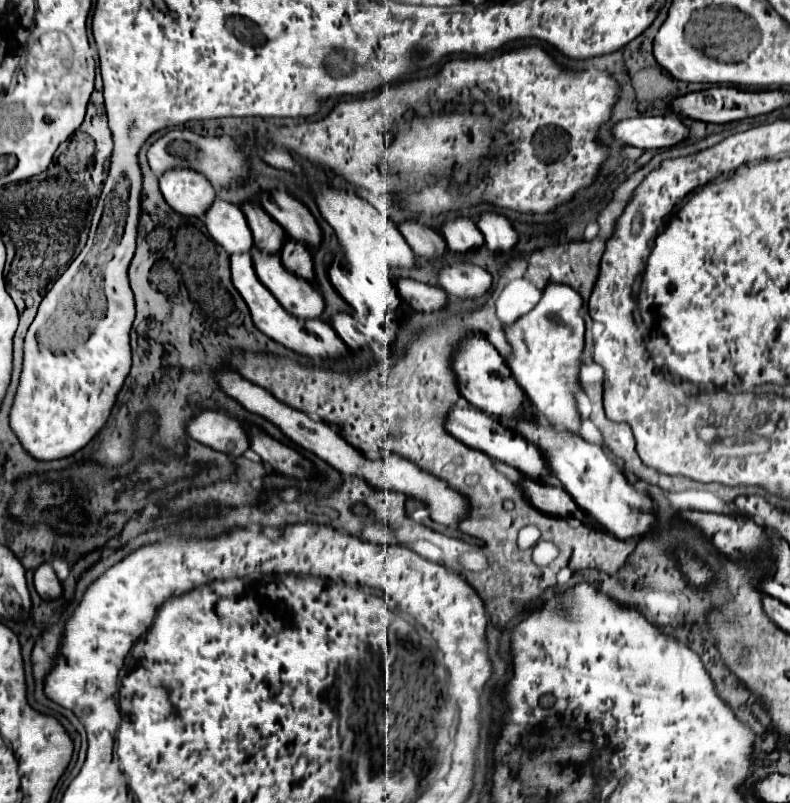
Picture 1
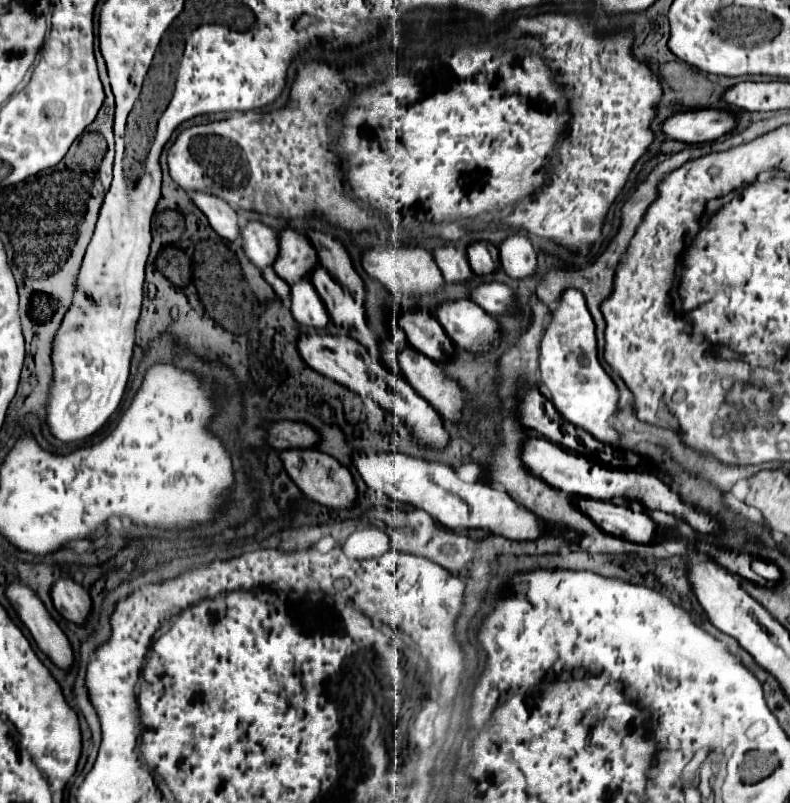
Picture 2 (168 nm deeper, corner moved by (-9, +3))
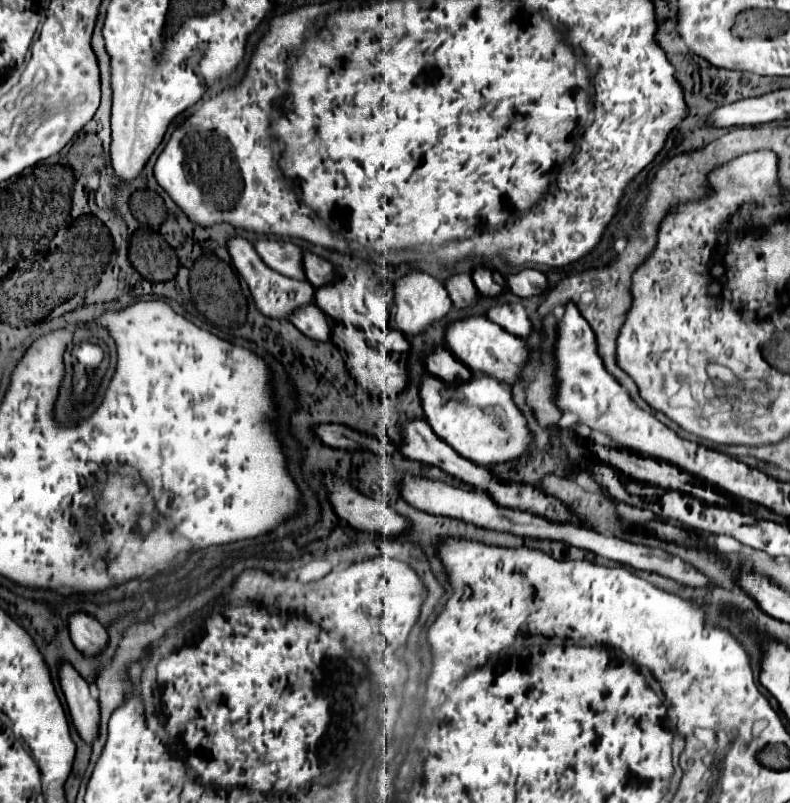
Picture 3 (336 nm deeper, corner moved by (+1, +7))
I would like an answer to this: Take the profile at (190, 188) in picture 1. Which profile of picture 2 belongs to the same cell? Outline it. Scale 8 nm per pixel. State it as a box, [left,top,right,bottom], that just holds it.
[189,191,239,241]

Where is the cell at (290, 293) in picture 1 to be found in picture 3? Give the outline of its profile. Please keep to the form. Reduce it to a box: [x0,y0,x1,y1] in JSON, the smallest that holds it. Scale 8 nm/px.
[291,305,331,341]

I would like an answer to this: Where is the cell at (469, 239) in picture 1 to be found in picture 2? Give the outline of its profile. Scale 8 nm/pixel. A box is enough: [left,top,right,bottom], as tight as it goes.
[467,241,499,275]

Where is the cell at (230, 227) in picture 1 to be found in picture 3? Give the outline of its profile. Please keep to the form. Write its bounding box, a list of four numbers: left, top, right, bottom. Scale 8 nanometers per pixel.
[255,239,305,281]

